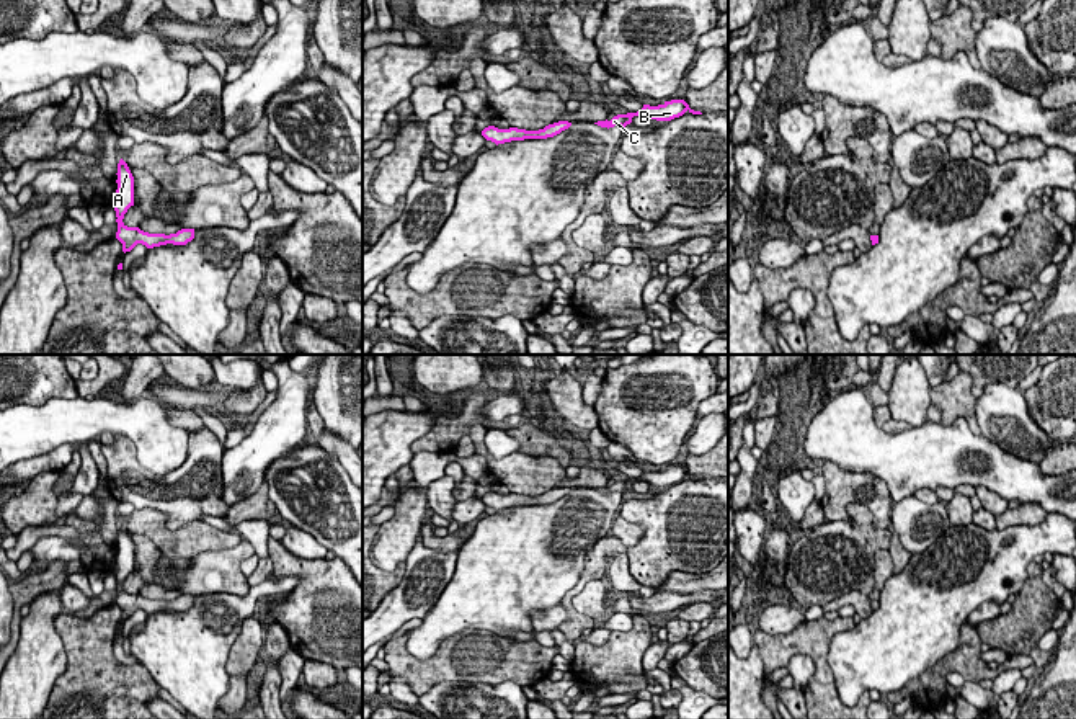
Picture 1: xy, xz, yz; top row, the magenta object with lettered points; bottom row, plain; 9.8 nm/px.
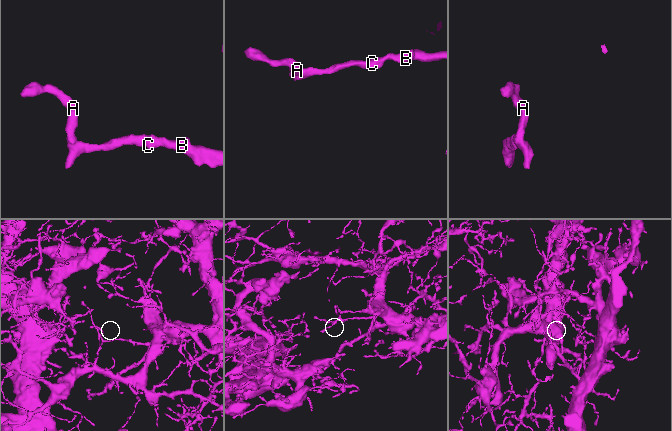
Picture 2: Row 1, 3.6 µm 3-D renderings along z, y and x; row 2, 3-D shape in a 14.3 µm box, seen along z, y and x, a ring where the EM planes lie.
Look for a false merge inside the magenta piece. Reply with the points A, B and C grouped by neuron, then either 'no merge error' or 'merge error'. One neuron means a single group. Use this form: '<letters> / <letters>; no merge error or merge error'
A / B C; merge error

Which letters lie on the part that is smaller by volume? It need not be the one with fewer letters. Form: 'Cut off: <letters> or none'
Cut off: A

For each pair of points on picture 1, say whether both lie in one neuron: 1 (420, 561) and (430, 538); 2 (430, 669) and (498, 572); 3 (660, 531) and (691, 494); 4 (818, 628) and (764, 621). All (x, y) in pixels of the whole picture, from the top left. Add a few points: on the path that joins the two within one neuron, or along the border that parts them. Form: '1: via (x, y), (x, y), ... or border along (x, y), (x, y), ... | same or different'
1: border along (422, 544), (436, 551), (456, 553) | different
2: border along (493, 633), (461, 629), (448, 636), (426, 659) | different
3: via (670, 522), (688, 504) | same
4: border along (804, 620), (786, 633), (768, 634), (760, 629) | different

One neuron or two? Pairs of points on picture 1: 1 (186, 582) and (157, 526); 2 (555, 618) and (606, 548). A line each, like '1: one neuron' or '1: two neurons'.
1: two neurons
2: two neurons

